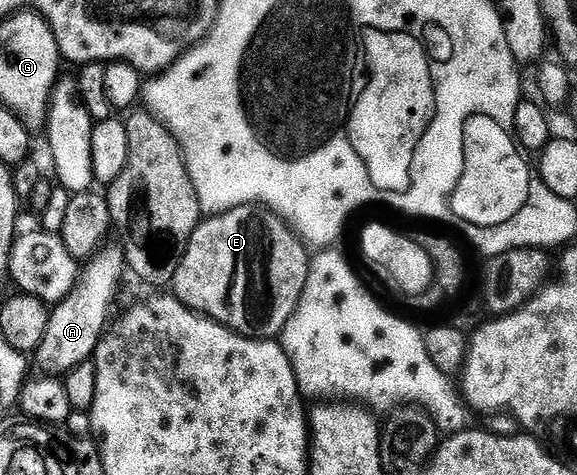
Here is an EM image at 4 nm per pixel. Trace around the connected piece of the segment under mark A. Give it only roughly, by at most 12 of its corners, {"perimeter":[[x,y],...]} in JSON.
{"perimeter":[[106,247],[50,309],[43,374],[93,358],[127,268]]}

